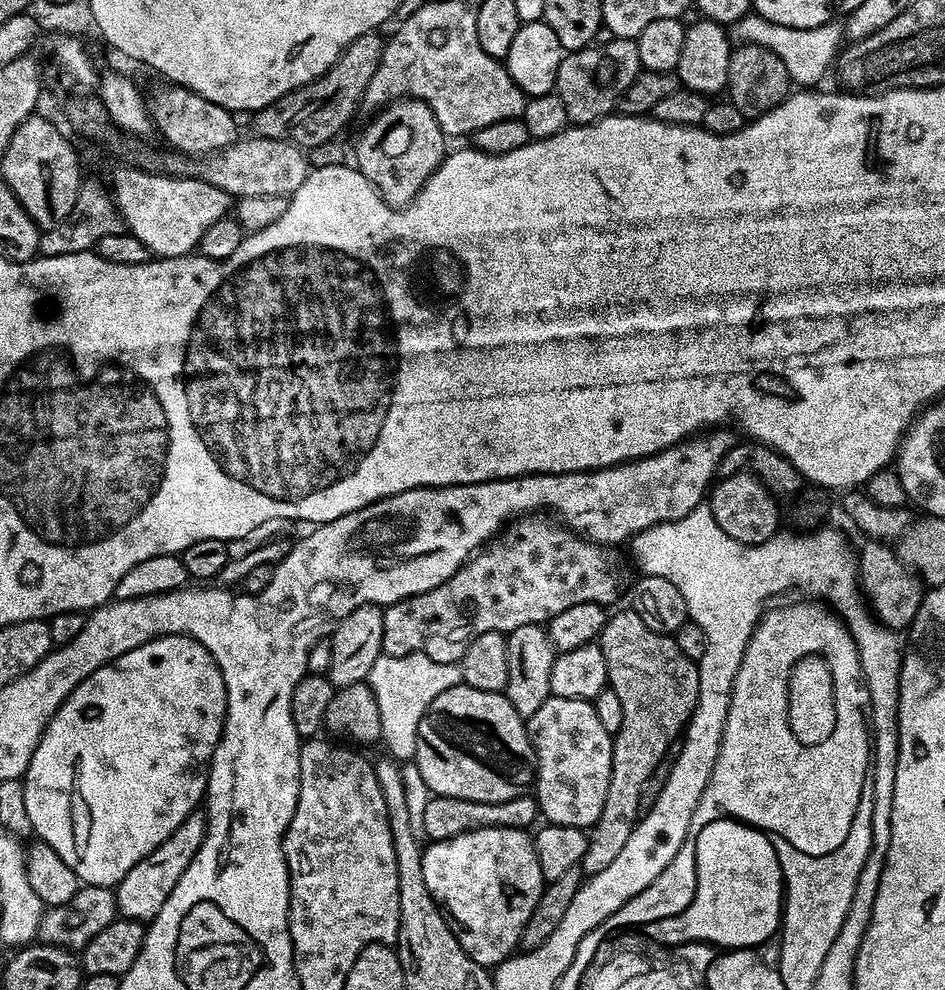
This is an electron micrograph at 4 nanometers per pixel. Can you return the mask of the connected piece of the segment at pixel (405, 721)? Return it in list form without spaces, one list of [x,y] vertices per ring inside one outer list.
[[[422,653],[405,656],[386,656],[381,654],[370,666],[370,674],[366,681],[372,689],[374,701],[381,714],[381,737],[393,760],[408,762],[416,754],[416,735],[418,722],[422,722],[422,714],[442,694],[442,690],[450,690],[450,686],[461,683],[459,664],[434,662],[434,658],[426,658]]]

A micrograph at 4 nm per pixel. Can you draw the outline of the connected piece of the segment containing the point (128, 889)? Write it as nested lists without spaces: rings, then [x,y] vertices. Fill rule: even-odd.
[[[200,810],[191,812],[182,826],[178,826],[153,852],[146,854],[142,862],[132,867],[130,874],[126,874],[126,878],[122,878],[114,889],[117,913],[126,920],[152,921],[158,910],[162,910],[162,902],[166,902],[170,890],[178,886],[178,878],[182,878],[186,866],[190,866],[194,854],[198,854],[198,846],[202,846],[207,829],[205,813]]]

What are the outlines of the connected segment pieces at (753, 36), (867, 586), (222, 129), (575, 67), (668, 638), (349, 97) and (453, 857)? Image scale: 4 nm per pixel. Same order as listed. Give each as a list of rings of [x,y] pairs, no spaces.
[[[755,14],[744,16],[737,24],[731,25],[730,32],[737,41],[766,46],[774,50],[774,54],[778,54],[778,58],[786,62],[786,70],[792,75],[793,85],[796,86],[819,85],[816,83],[827,74],[831,64],[833,67],[844,40],[844,26],[840,22],[813,28],[795,28],[794,26],[778,26],[778,22],[770,22]]]
[[[868,540],[865,545],[865,548],[858,552],[858,580],[872,615],[887,628],[893,630],[911,628],[912,620],[918,614],[921,602],[924,601],[925,585],[915,572],[901,562],[895,547],[882,540]]]
[[[168,82],[163,86],[165,88],[153,90],[152,97],[151,94],[147,97],[146,105],[155,131],[164,135],[169,149],[186,156],[203,158],[210,152],[221,152],[226,146],[236,143],[237,117],[233,113],[214,102],[206,102],[202,94],[194,94],[188,88],[181,88],[179,84]]]
[[[608,38],[605,44],[600,43],[567,53],[558,66],[554,90],[566,105],[566,114],[573,125],[593,124],[595,120],[613,115],[626,86],[642,71],[635,40]]]
[[[631,610],[612,612],[598,641],[606,658],[608,687],[618,694],[622,702],[622,726],[614,733],[612,742],[612,769],[610,770],[610,790],[606,790],[606,803],[602,814],[588,832],[588,845],[582,865],[585,873],[606,870],[614,862],[622,846],[626,846],[634,830],[638,814],[638,798],[642,786],[654,766],[669,755],[668,747],[681,739],[682,733],[692,717],[698,702],[697,661],[686,658],[678,650],[675,635],[655,632]]]
[[[374,31],[362,34],[362,38],[354,38],[354,42],[350,42],[350,46],[346,46],[346,50],[336,59],[336,63],[327,72],[322,73],[317,80],[311,80],[306,86],[296,88],[290,94],[270,102],[270,106],[255,112],[251,117],[252,124],[256,127],[255,135],[265,136],[278,142],[297,144],[299,148],[305,150],[320,148],[323,144],[330,143],[351,122],[356,108],[358,112],[361,107],[364,91],[368,88],[370,78],[374,78],[374,70],[378,66],[380,55],[384,52],[386,40],[383,35],[381,37],[380,35],[379,31]]]
[[[490,826],[458,834],[458,838],[433,840],[422,852],[422,874],[426,878],[426,887],[447,918],[462,950],[466,950],[471,960],[485,966],[500,964],[517,951],[522,930],[530,914],[534,914],[534,906],[538,906],[546,887],[542,866],[538,866],[536,841],[523,828]]]

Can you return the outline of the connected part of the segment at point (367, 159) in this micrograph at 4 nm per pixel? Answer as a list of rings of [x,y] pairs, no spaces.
[[[405,98],[380,109],[356,140],[355,167],[369,180],[381,201],[402,209],[417,196],[422,186],[444,161],[446,137],[428,104]]]

